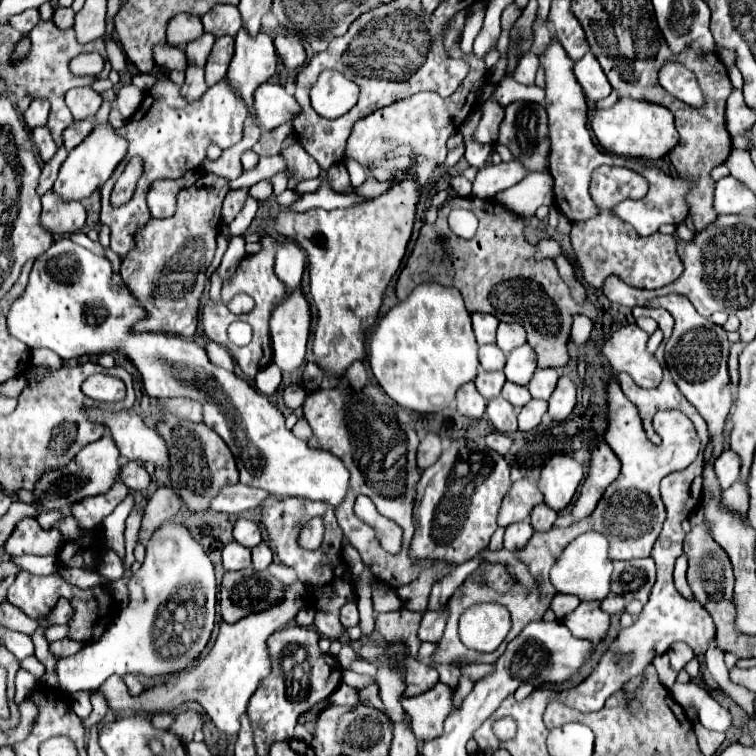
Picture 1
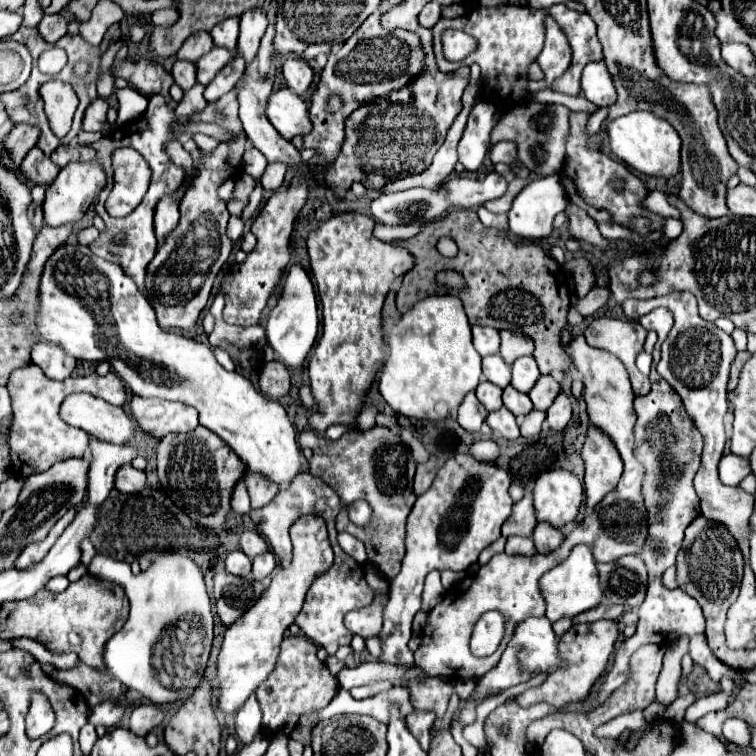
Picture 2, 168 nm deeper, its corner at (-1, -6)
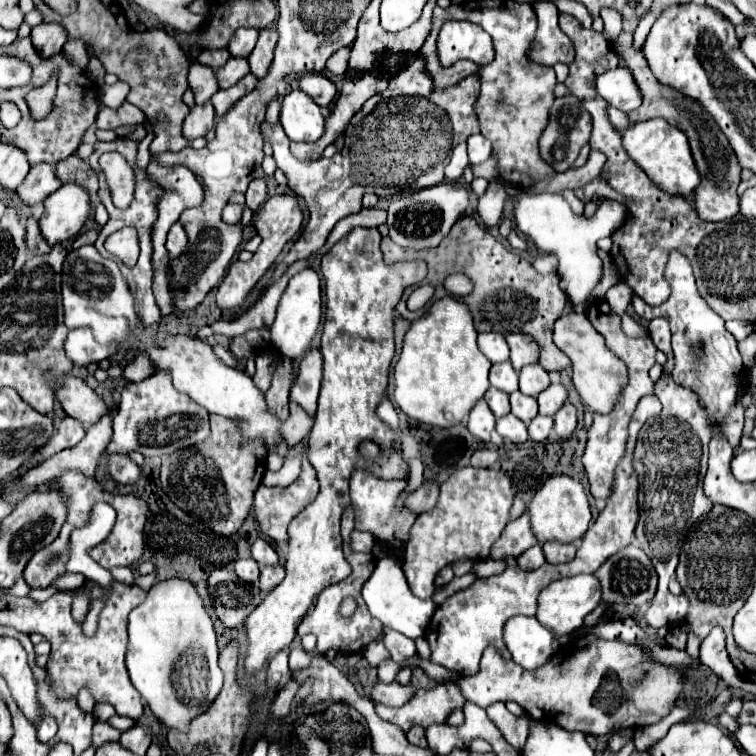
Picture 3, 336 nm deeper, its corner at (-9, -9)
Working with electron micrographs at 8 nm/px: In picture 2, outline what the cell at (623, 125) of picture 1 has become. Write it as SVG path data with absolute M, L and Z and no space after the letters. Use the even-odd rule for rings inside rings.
M636 111L620 119L614 119L608 125L608 141L610 141L610 151L618 159L622 159L626 165L644 175L670 179L680 173L680 137L676 135L670 123L648 111Z

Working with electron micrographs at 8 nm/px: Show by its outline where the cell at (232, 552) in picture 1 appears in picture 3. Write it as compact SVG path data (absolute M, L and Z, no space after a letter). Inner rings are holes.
M246 558L246 560L236 560L236 574L244 582L256 582L260 576L260 566L256 560Z

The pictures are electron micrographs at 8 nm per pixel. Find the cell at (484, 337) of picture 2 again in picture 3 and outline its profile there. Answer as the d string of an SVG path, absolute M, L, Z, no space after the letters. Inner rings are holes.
M498 332L478 334L478 346L490 362L506 362L508 360L508 344L506 344L504 336Z

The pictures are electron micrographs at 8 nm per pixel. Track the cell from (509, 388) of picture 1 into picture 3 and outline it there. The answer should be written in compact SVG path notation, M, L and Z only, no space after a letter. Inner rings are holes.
M514 392L514 394L510 396L510 404L512 404L512 414L518 416L524 424L528 424L528 422L538 414L536 398L524 396L522 392Z

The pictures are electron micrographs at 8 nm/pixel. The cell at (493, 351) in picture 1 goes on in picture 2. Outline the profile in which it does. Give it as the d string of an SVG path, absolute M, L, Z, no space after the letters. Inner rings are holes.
M498 353L488 355L482 359L482 375L486 381L504 389L510 383L510 365L506 365Z

